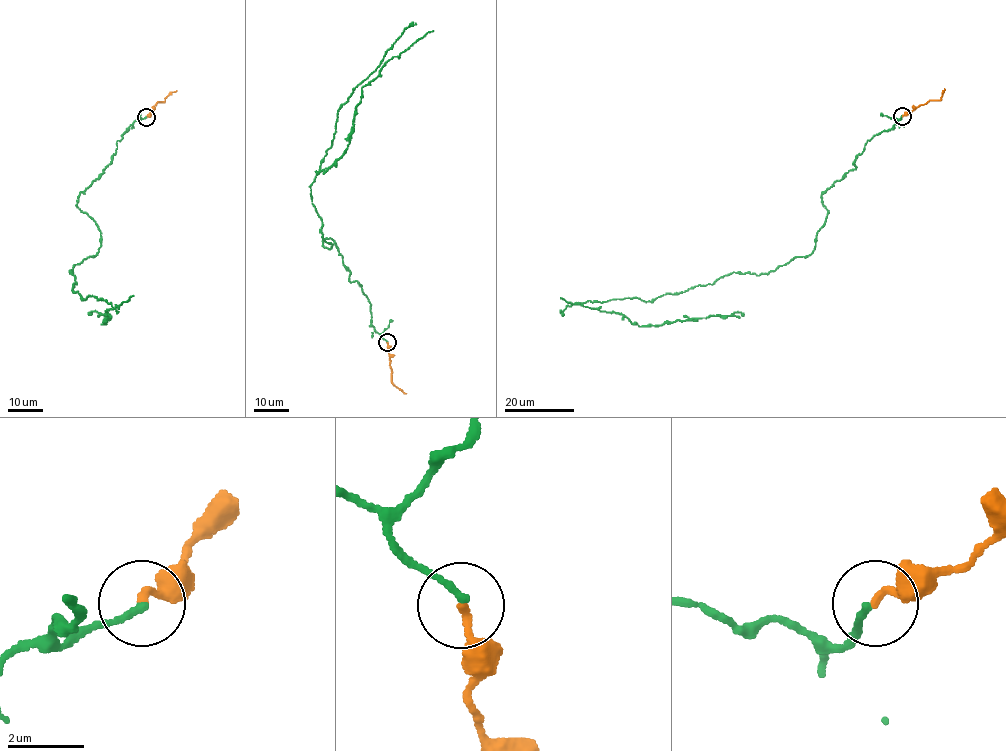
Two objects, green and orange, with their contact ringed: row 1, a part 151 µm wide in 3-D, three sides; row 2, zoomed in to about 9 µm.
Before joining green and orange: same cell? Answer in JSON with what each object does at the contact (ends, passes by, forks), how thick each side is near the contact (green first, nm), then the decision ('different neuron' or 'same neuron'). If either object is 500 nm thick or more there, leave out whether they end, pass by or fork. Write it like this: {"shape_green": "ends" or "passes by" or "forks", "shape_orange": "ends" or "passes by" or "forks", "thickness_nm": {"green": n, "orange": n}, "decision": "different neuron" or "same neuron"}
{"shape_green": "ends", "shape_orange": "ends", "thickness_nm": {"green": 190, "orange": 200}, "decision": "same neuron"}

